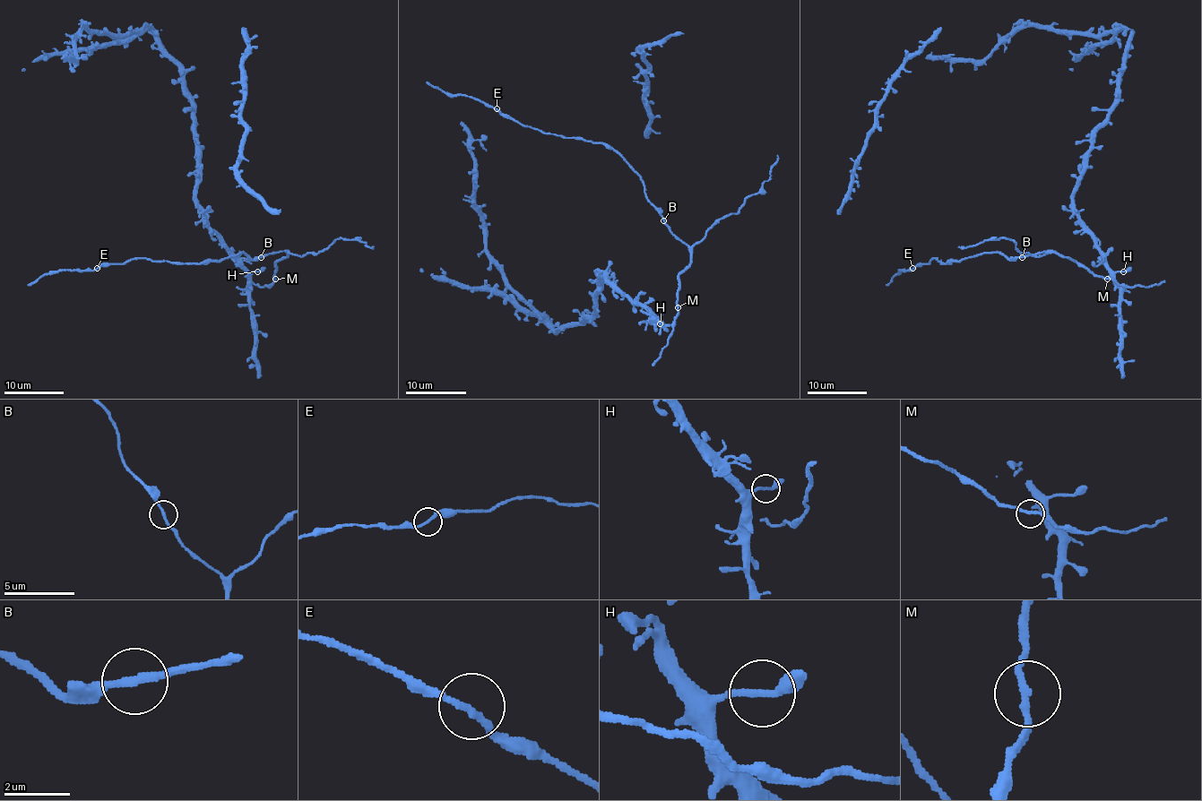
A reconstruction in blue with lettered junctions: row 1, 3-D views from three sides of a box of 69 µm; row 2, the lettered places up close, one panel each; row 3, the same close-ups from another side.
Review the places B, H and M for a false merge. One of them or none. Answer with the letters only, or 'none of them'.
none of them

